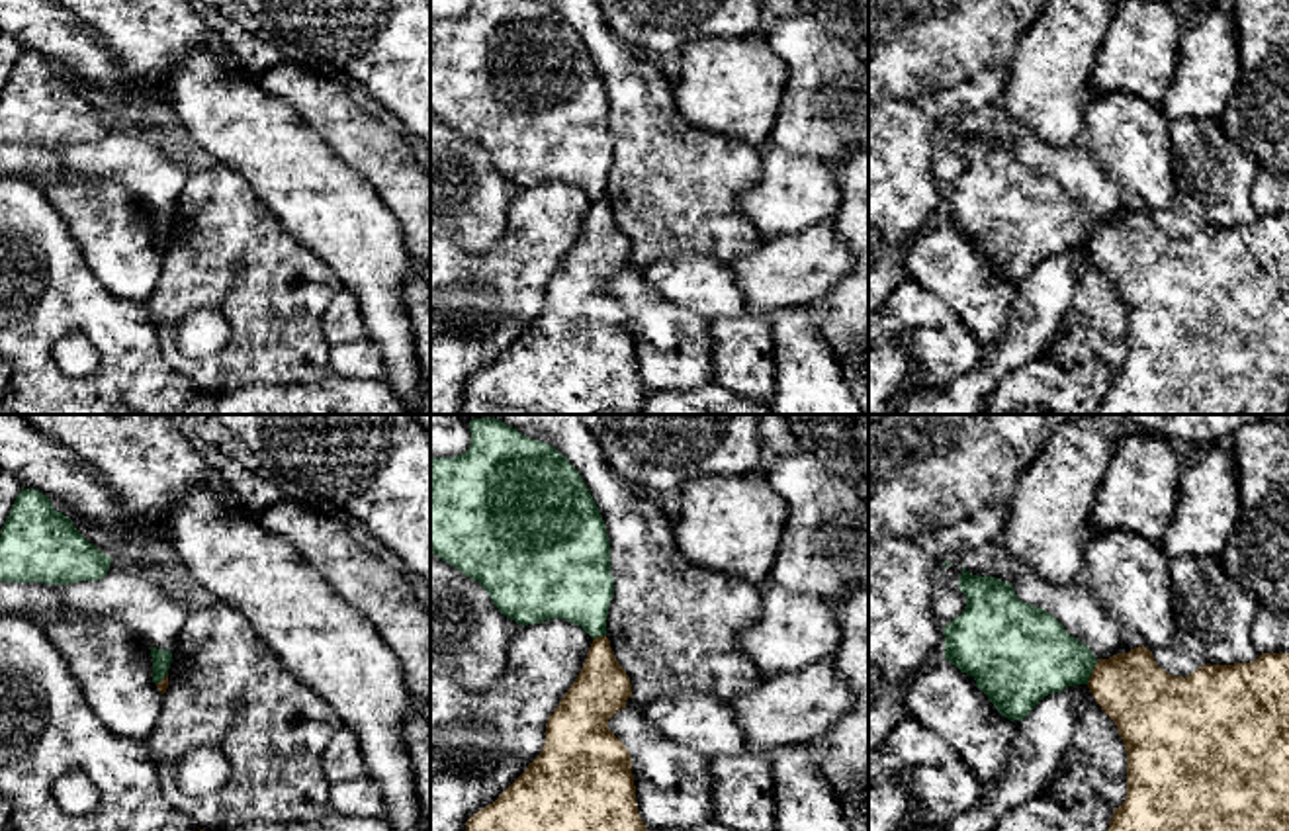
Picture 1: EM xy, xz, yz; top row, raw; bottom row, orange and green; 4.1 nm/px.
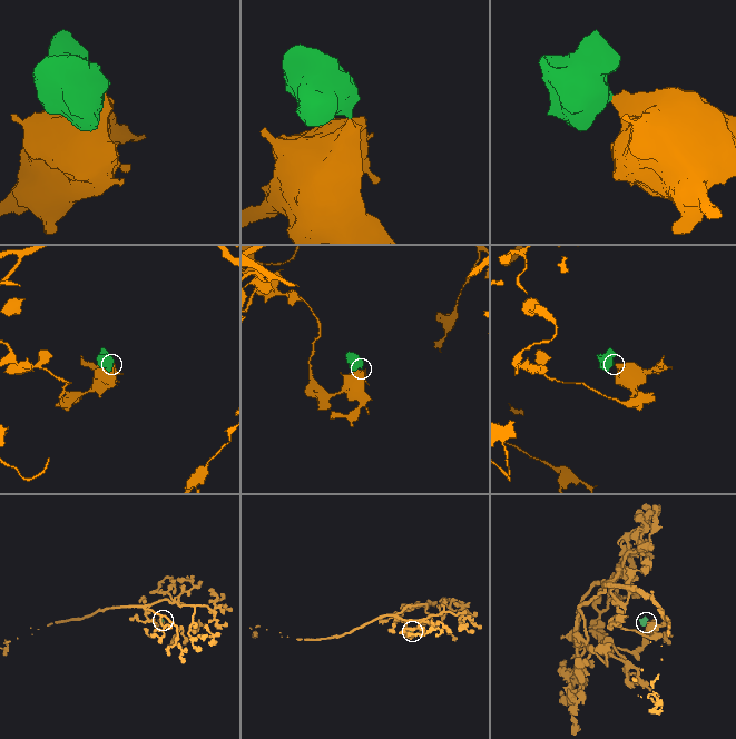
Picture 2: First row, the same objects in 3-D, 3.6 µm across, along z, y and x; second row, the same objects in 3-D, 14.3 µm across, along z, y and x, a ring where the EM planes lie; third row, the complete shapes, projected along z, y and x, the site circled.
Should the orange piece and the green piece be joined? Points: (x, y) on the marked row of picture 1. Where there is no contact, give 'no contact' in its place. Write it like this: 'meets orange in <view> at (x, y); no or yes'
meets orange in yz at (1092, 671); no

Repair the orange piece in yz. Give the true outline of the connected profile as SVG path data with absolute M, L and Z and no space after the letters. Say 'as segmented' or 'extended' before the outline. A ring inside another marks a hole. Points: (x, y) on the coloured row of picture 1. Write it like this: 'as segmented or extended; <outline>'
as segmented; M1144 645L1097 659L1088 680L1127 751L1127 796L1107 831L1289 831L1289 653L1203 665L1187 677L1160 669Z

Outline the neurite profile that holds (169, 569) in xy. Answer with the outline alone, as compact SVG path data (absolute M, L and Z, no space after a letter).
M168 538L155 540L153 546L155 565L151 573L160 581L162 589L174 600L188 604L198 600L200 594L194 589L192 577Z

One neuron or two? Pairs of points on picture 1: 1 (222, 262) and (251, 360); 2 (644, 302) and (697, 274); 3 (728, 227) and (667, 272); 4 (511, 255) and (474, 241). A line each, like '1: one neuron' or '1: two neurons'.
1: one neuron
2: two neurons
3: two neurons
4: two neurons

